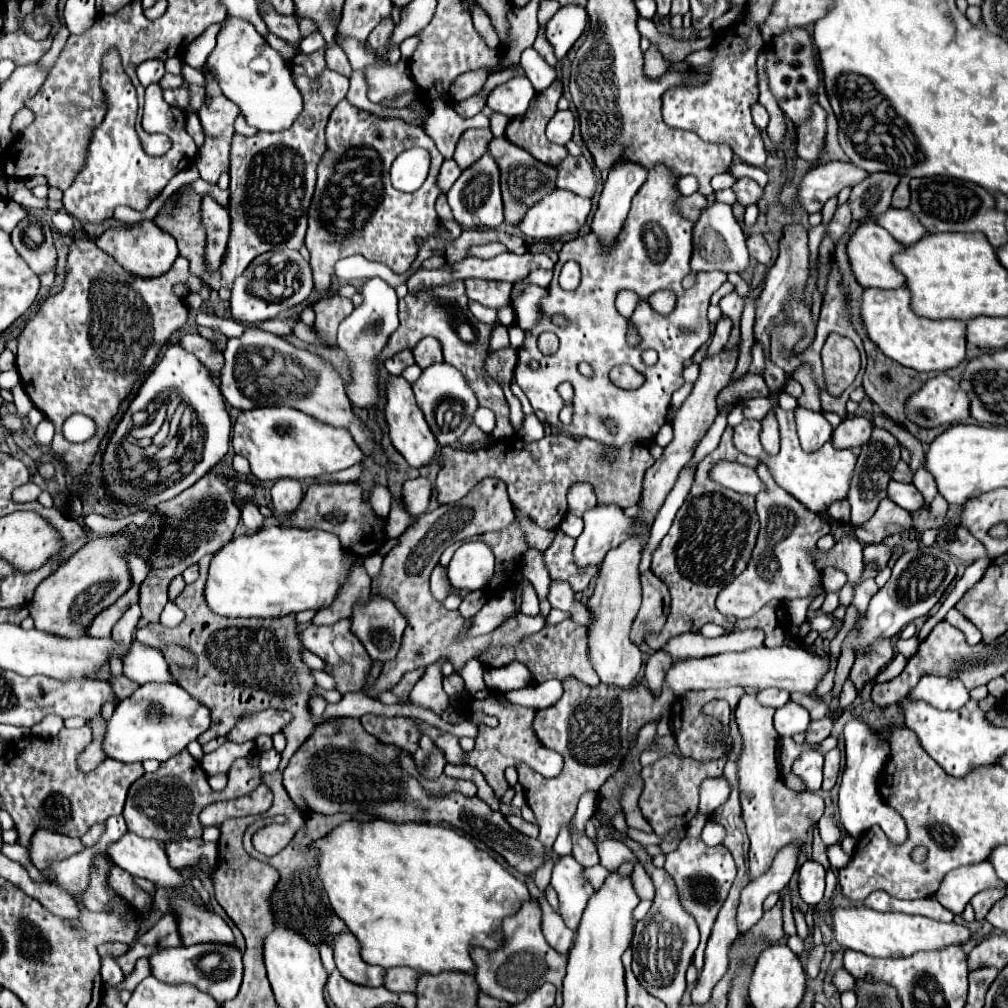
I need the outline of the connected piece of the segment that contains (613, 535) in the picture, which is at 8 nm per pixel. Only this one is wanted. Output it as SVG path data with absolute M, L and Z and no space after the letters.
M595 505L583 513L583 521L585 529L573 551L579 567L601 565L607 551L627 541L635 525L635 517L627 517L619 505Z

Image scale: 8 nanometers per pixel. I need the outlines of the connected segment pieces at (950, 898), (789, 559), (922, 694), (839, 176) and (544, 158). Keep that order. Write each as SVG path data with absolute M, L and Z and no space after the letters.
M983 861L983 863L957 867L949 871L943 879L943 885L937 889L935 897L951 913L959 915L973 895L981 893L983 889L993 889L993 887L1007 889L1007 885L999 881L993 865L989 861Z
M759 463L757 475L767 485L767 491L757 495L757 513L761 521L757 545L745 571L737 575L717 597L717 609L723 615L735 619L747 619L755 615L771 599L791 601L795 597L809 597L821 577L813 565L811 551L817 547L817 539L831 531L825 519L821 519L817 513L811 513L775 483L767 465Z
M923 675L917 687L909 691L907 701L927 701L935 709L959 709L969 701L969 691L959 679Z
M829 161L819 163L809 169L799 187L799 201L807 213L817 213L823 209L827 199L837 197L841 189L855 187L859 181L867 179L867 171L851 163Z
M555 79L547 89L535 95L529 111L523 117L517 117L507 125L505 133L505 137L511 143L531 153L537 161L553 167L559 165L563 157L567 157L567 147L553 145L545 137L545 125L555 115L557 101L561 95L563 95L563 85L561 81Z

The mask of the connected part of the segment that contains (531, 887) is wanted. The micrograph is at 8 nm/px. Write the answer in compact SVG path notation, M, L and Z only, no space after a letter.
M527 878L525 883L530 895L539 900L541 911L543 911L543 933L545 933L545 939L559 953L567 953L571 949L571 945L573 945L573 931L569 931L563 925L561 915L545 901L545 895L538 890L533 879Z

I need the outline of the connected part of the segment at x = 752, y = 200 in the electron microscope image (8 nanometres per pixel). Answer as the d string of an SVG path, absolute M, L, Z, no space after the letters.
M739 179L735 185L733 185L733 191L737 195L737 201L747 207L747 205L755 205L761 201L763 197L763 187L759 187L755 181L751 179Z

